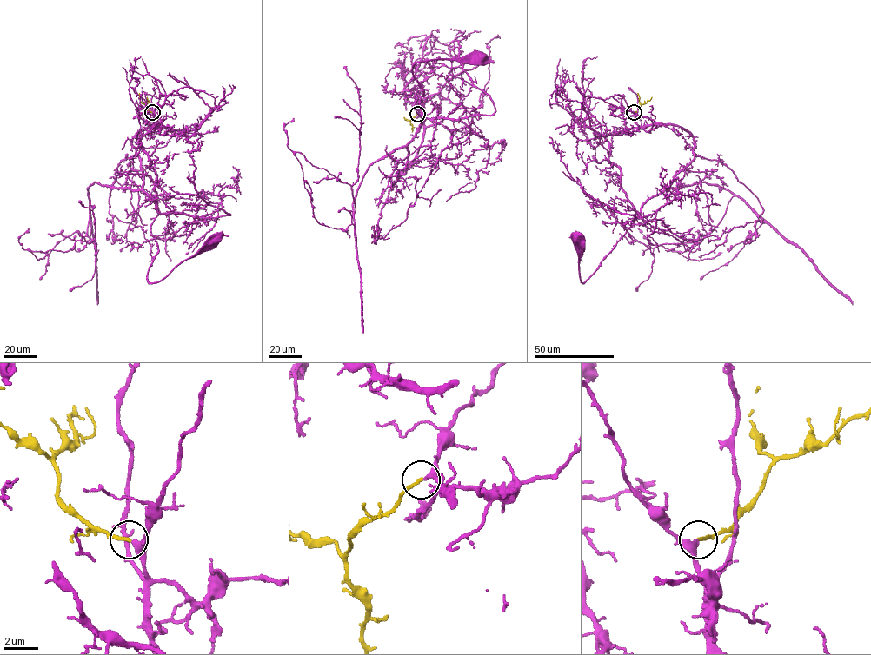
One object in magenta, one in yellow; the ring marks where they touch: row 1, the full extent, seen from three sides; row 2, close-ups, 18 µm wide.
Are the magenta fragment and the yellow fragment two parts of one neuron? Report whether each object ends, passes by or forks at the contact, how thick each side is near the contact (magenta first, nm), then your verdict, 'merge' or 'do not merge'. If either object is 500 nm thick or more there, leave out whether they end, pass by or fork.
magenta passes by; yellow ends there; 280 nm thick on the magenta side, 220 nm on the other; merge

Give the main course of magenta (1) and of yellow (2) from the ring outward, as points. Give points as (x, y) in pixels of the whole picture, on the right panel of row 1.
1: (634, 112), (641, 126), (681, 127), (694, 140), (694, 159), (647, 201), (583, 282), (577, 239)
2: (634, 112), (641, 104), (637, 93)

